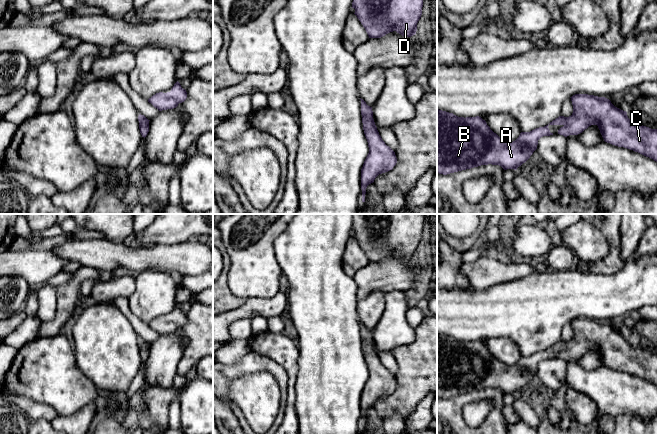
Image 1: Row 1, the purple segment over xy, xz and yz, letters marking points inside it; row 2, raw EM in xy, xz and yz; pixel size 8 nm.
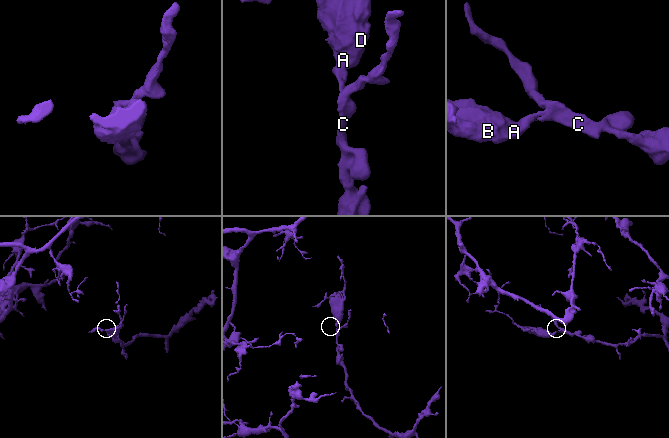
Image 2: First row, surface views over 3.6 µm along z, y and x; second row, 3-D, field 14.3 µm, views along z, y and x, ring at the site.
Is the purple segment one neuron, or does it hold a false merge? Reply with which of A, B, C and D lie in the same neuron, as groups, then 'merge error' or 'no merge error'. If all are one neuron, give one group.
A B C D; no merge error

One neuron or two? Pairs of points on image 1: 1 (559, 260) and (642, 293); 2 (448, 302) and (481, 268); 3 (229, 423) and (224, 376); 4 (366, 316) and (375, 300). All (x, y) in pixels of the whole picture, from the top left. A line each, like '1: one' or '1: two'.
1: two
2: two
3: two
4: one

